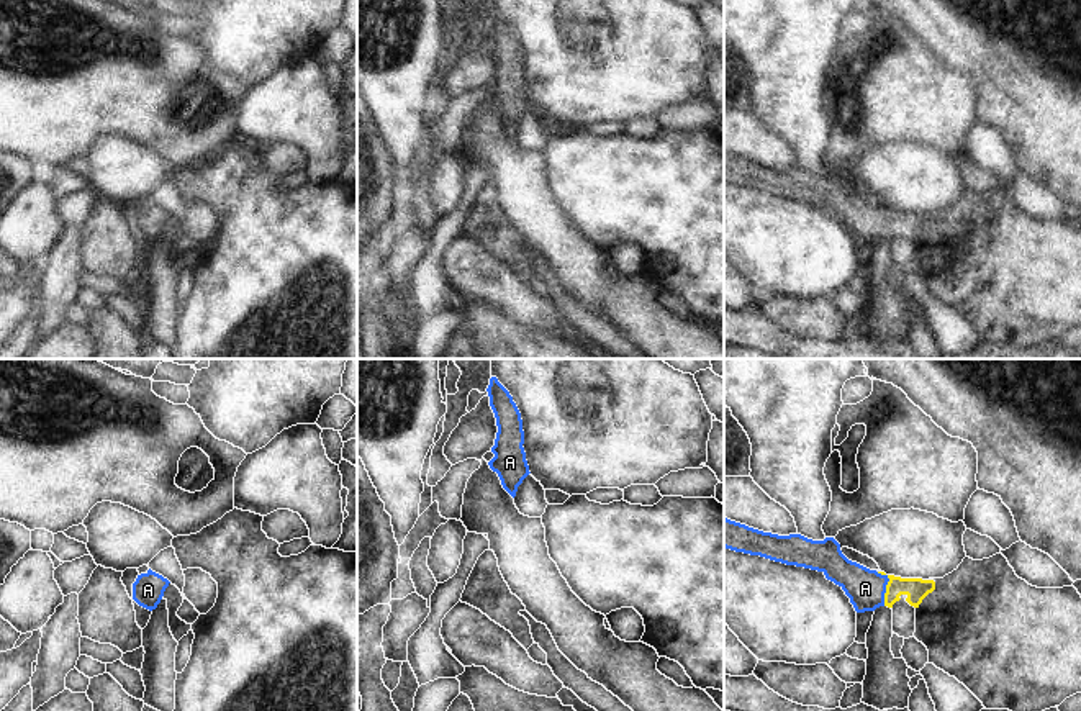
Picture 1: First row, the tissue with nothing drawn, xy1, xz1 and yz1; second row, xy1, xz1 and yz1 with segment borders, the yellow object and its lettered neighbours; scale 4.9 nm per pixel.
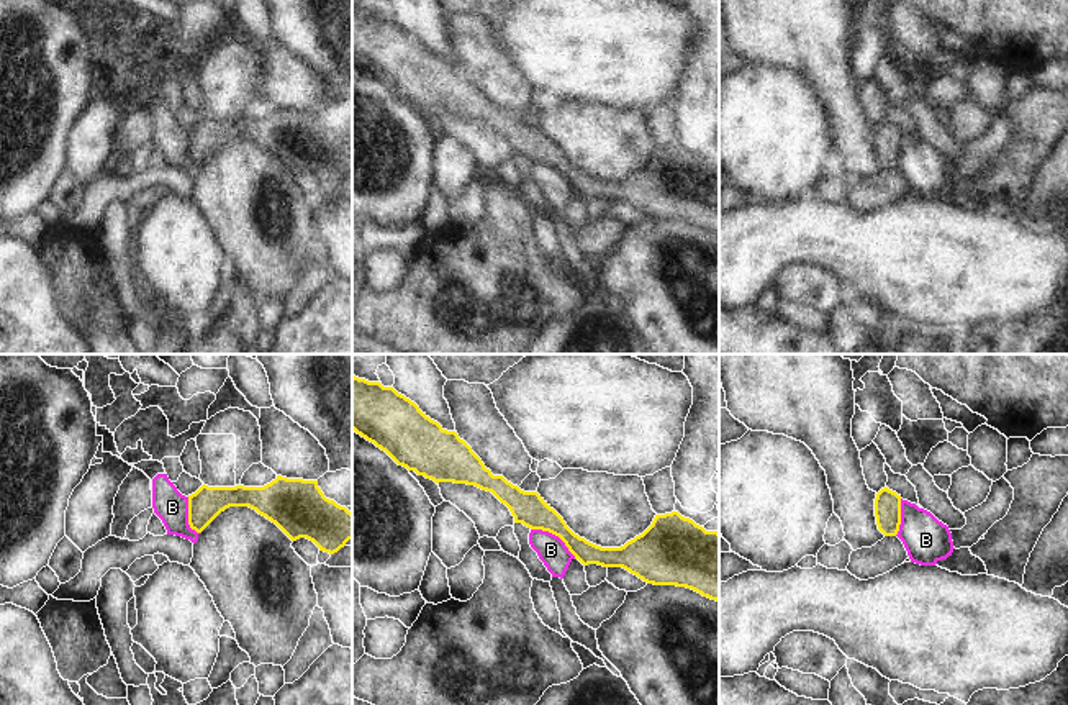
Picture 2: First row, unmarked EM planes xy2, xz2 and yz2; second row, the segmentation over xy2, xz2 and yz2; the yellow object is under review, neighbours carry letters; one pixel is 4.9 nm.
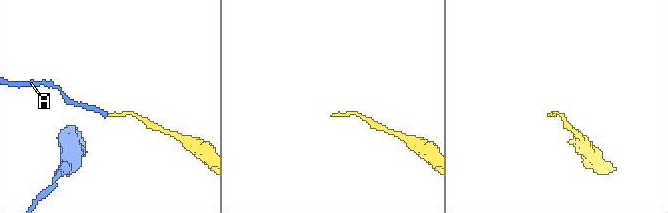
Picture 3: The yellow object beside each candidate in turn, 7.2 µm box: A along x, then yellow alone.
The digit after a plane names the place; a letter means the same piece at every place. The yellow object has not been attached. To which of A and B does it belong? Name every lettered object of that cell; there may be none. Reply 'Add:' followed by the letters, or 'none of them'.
Add: A

